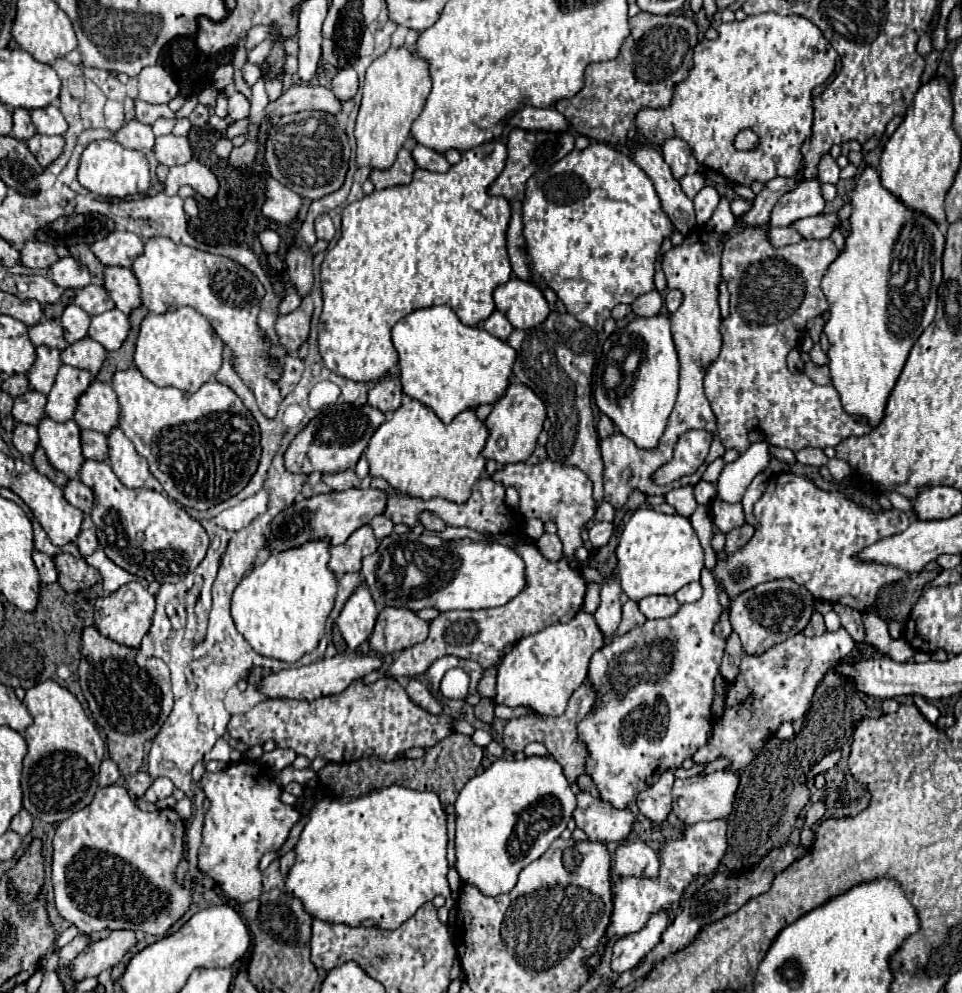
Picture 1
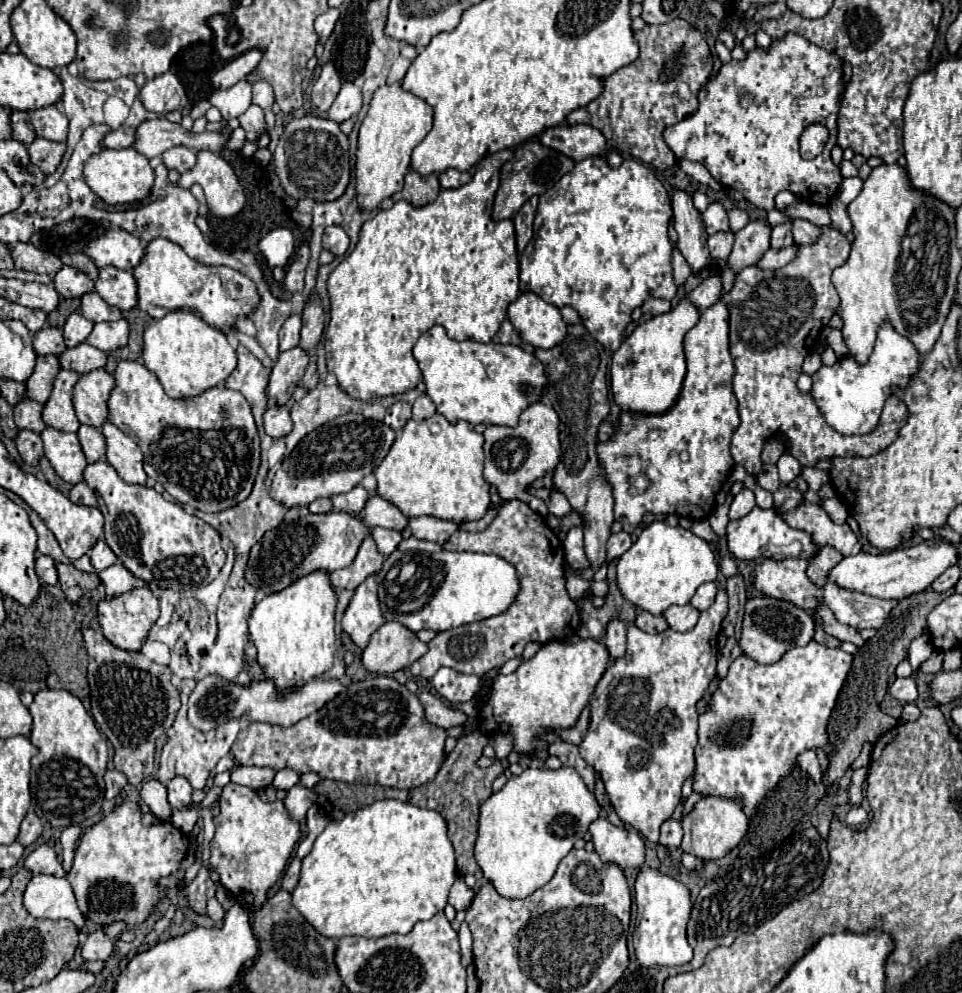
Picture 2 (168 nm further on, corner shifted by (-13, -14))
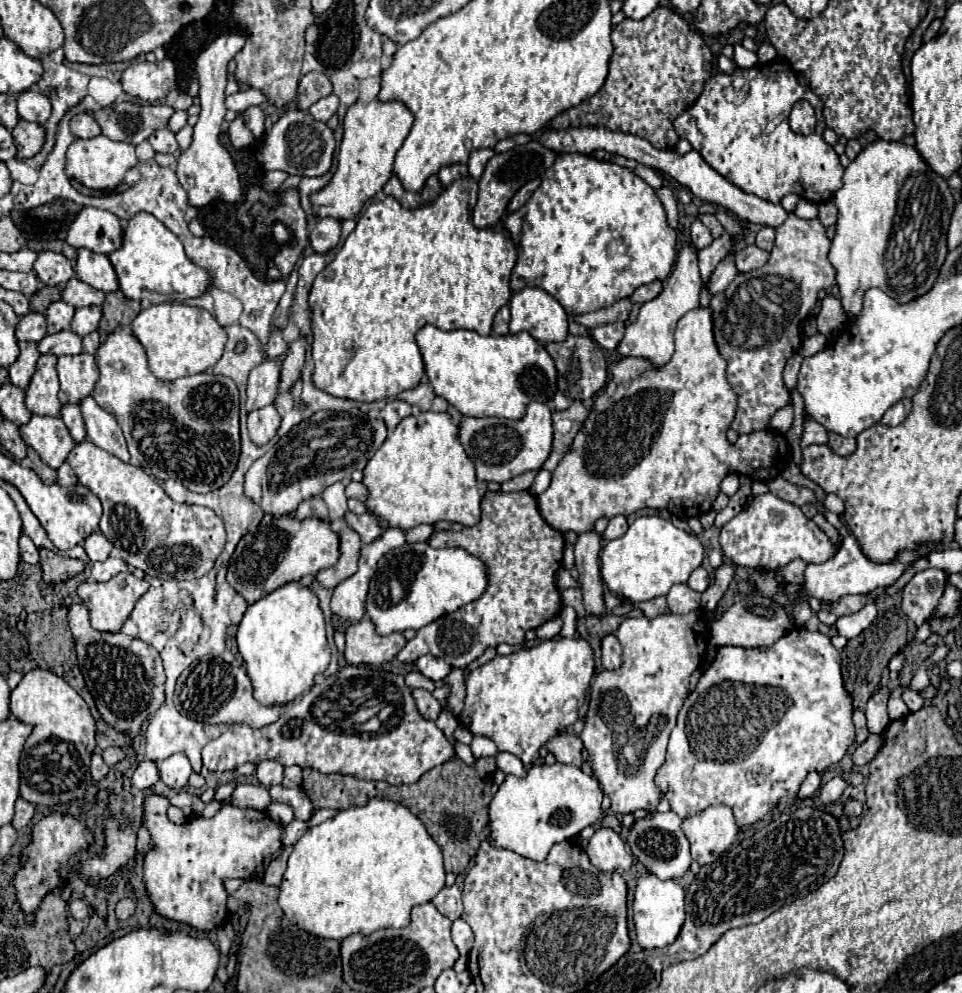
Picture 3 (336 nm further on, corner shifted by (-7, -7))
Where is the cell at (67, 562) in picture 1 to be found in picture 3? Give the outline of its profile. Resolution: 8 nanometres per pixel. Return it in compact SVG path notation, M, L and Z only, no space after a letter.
M41 548L39 556L41 556L41 568L43 568L45 582L61 582L61 580L65 582L65 580L73 578L75 574L83 572L83 568L85 568L85 564L81 560L59 556L53 550Z

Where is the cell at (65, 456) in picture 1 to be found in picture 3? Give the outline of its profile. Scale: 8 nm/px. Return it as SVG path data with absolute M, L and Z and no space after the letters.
M33 414L27 424L19 426L19 432L23 442L35 448L41 460L51 468L59 468L75 446L61 418Z

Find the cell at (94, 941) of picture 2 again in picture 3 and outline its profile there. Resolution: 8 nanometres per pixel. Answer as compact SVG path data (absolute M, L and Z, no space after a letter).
M71 900L69 902L69 914L75 919L84 919L89 916L89 904L85 900Z

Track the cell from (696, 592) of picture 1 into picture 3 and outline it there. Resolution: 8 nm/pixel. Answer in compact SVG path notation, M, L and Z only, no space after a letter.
M695 568L687 580L687 586L697 590L697 592L705 592L709 586L709 574L705 568Z

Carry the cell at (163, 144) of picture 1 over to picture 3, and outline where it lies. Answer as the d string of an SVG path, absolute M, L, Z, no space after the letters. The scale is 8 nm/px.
M169 128L155 130L155 132L149 136L149 144L153 146L155 152L165 152L165 154L175 154L175 156L177 156L177 152L179 152L175 134L173 134Z

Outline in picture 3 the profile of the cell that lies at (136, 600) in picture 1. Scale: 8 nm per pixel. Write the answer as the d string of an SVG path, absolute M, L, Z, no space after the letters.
M121 572L107 582L83 582L77 586L77 594L91 612L91 626L101 632L119 632L129 618L135 602L147 592L149 584L143 578L135 578L131 572Z

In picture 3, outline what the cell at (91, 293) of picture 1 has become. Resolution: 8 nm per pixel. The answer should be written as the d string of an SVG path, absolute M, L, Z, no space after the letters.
M71 278L65 282L65 290L61 292L63 302L75 306L75 308L83 308L83 306L101 306L105 300L105 294L101 290L95 290L93 286L81 282L79 278Z

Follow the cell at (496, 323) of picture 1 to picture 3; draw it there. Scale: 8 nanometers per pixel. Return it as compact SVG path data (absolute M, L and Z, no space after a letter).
M503 306L497 316L495 316L495 322L493 322L493 332L495 334L509 334L509 306Z

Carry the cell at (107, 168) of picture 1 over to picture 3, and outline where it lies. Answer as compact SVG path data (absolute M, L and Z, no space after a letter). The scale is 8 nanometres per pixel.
M99 134L95 138L85 138L85 140L77 138L69 146L65 172L69 176L73 176L75 180L79 180L81 184L85 184L87 188L113 190L115 186L119 186L125 172L129 168L133 168L135 164L137 164L137 156L135 156L135 146L133 144L129 144L129 142L113 142L107 136Z

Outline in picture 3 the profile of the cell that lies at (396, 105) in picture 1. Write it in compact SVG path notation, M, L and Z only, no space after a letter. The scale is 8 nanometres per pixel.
M397 100L369 104L355 102L343 120L343 140L339 146L337 170L329 184L311 194L311 210L315 218L335 218L347 220L355 218L363 204L371 200L393 174L393 160L403 140L413 126L413 114Z

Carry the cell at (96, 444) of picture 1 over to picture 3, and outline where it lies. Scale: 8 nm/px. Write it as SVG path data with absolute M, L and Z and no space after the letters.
M63 404L61 406L61 420L69 428L75 442L85 440L85 424L83 424L83 416L81 416L77 404Z

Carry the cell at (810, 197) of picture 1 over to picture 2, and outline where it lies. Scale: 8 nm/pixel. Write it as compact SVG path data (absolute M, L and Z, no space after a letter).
M791 221L773 227L773 233L771 233L771 247L775 247L775 249L783 249L783 247L789 247L789 245L793 245Z

